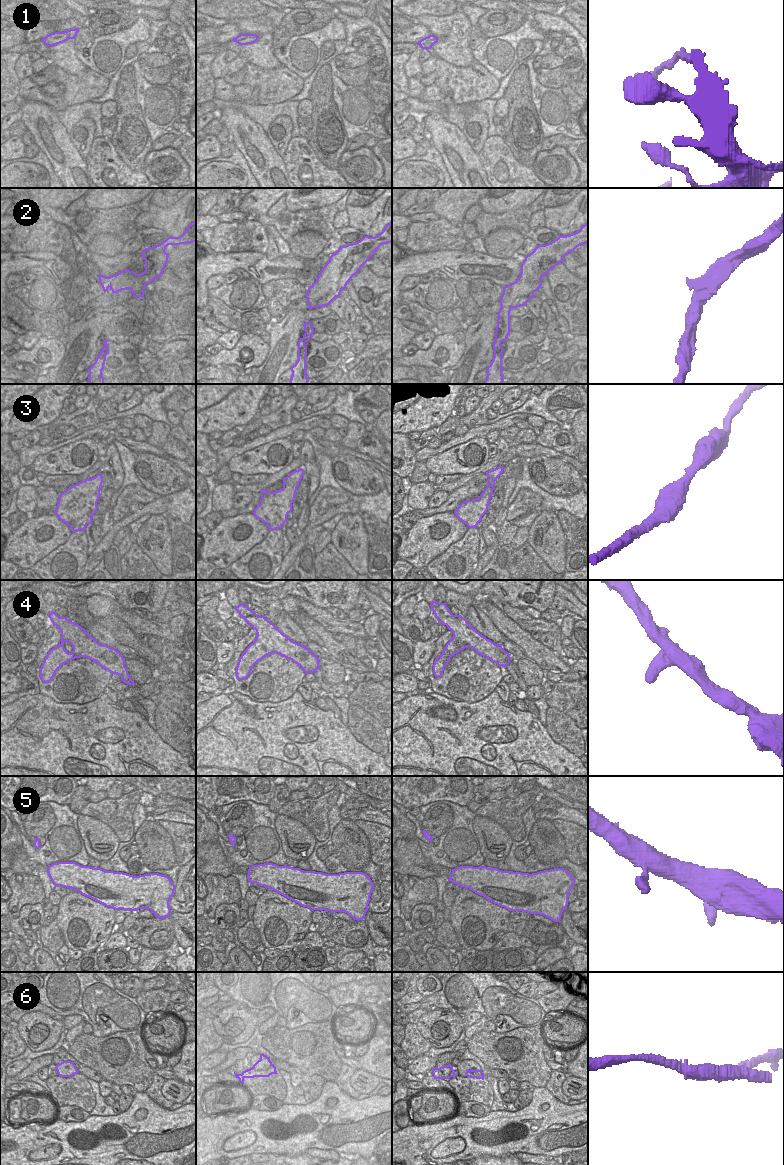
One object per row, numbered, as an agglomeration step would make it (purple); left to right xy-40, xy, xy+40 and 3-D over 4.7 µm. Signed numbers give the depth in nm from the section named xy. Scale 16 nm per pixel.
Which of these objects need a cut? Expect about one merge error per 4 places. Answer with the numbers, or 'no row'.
1, 6

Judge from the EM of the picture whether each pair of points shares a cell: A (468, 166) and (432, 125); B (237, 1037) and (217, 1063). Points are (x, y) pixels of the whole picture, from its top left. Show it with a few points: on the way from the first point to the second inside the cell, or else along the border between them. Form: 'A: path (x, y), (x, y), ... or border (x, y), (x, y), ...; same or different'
A: path (461, 156), (442, 135); same
B: border (221, 1051), (215, 1051), (207, 1056); different

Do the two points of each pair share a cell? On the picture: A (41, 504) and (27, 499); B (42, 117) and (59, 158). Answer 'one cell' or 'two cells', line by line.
A: two cells
B: one cell

